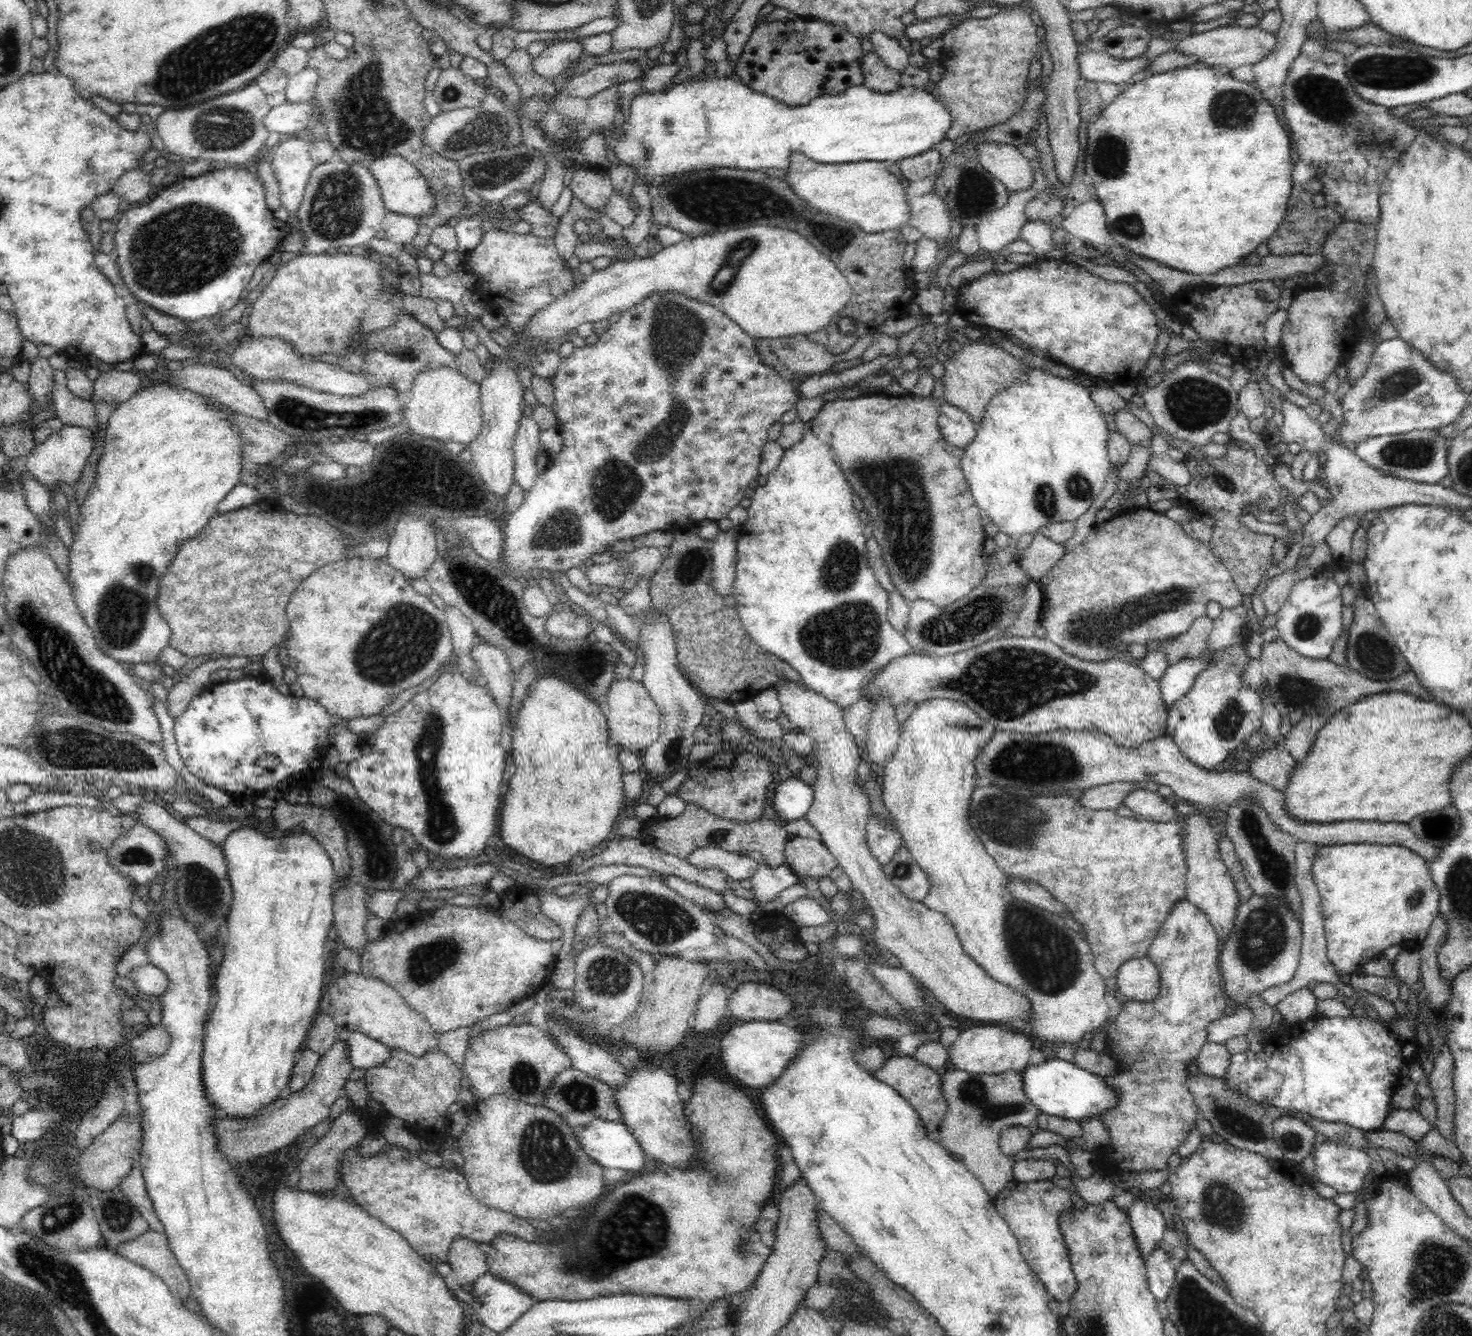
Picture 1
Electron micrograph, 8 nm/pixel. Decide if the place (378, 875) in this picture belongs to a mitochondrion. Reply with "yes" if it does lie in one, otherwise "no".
yes

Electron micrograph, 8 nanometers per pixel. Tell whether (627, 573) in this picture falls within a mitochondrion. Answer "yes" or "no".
yes

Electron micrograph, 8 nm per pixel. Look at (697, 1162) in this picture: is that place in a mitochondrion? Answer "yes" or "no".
no

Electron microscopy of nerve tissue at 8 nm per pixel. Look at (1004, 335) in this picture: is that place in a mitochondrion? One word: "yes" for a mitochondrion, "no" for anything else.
no

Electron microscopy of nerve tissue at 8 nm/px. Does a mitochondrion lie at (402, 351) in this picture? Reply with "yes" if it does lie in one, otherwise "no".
yes

